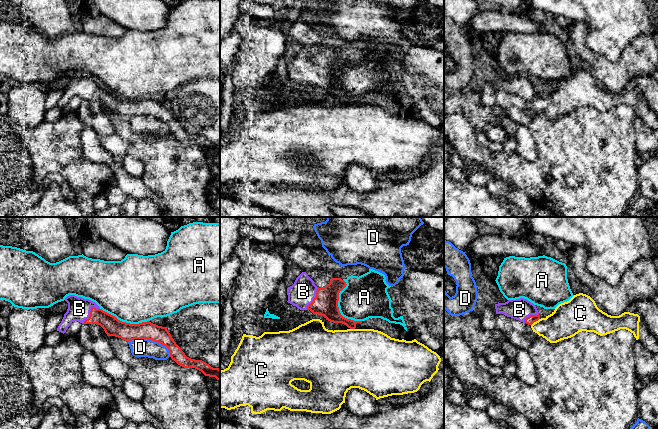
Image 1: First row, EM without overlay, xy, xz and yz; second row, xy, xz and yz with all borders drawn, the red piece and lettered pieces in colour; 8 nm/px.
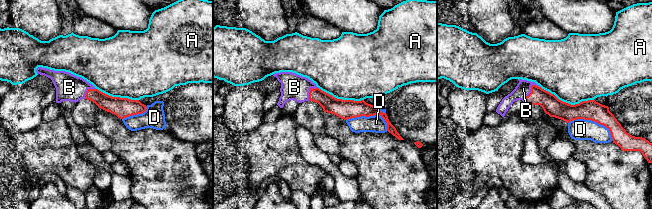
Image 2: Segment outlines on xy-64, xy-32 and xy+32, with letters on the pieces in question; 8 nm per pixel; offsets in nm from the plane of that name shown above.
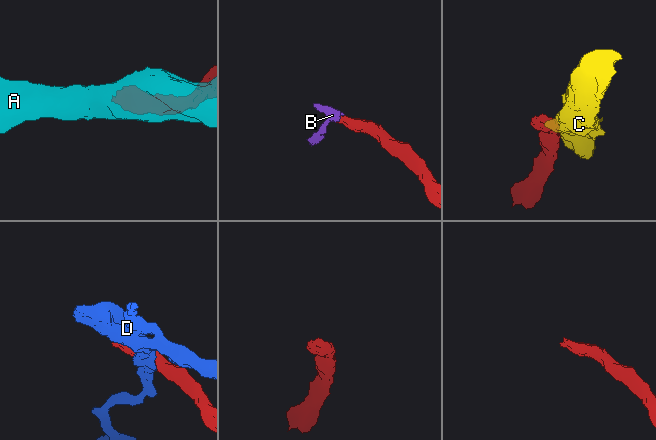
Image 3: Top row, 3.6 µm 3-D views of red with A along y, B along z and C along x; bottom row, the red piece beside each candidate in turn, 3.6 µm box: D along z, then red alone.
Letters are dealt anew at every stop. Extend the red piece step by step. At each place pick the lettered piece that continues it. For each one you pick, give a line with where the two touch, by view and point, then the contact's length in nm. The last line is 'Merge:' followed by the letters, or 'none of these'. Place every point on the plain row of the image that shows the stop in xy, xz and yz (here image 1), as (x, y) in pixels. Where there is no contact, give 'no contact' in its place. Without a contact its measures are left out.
B: contact xy (90, 88); length 180 nm
Merge: B

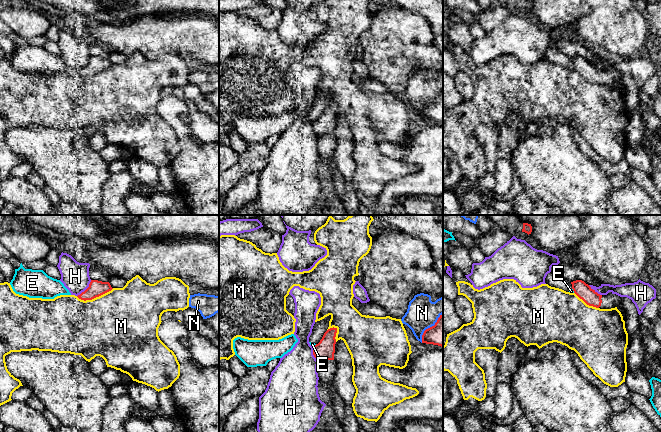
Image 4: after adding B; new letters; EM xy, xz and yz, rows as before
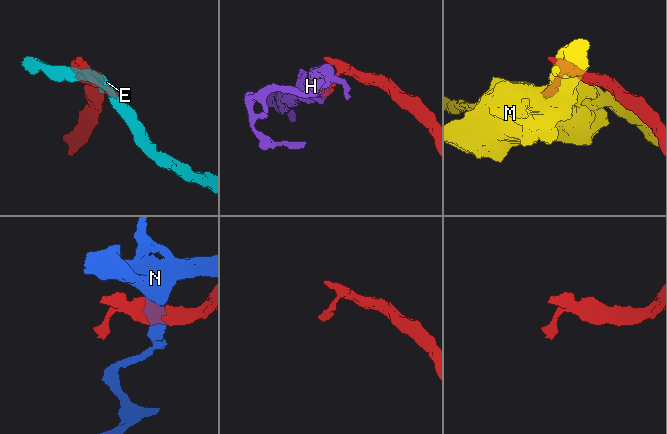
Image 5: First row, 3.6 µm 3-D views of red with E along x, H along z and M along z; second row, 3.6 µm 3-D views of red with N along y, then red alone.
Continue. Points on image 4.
Merge: none of these

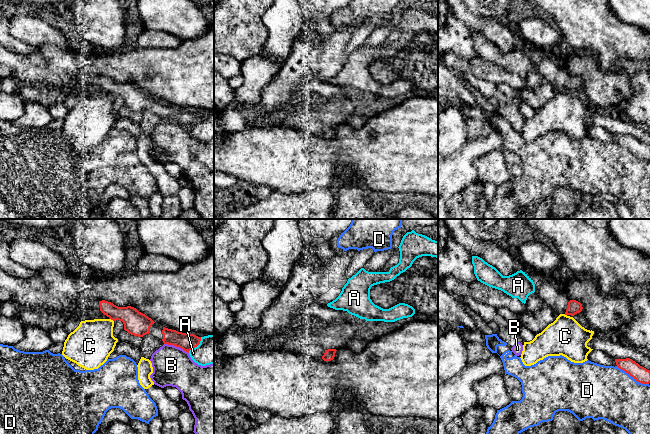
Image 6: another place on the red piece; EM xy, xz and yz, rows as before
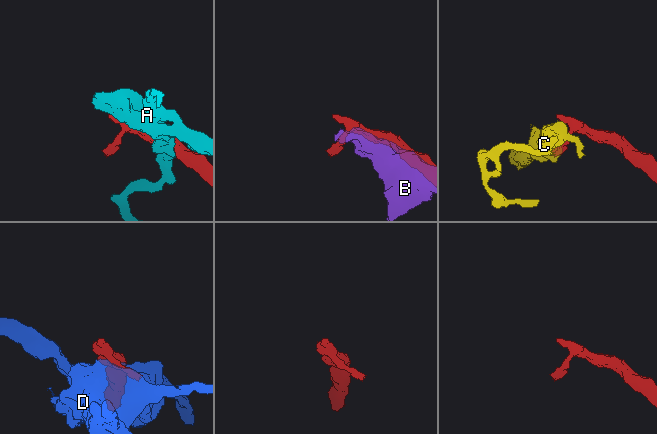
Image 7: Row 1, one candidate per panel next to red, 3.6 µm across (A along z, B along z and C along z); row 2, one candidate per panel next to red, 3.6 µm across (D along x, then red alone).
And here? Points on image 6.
Merge: none of these

